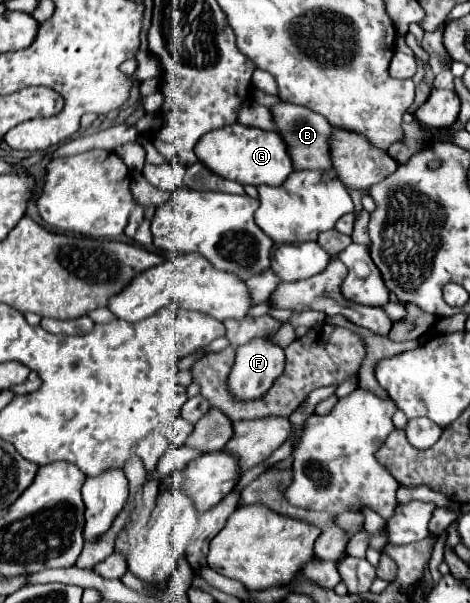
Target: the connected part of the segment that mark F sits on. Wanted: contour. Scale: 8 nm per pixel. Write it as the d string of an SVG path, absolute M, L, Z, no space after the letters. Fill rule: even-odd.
M253 339L247 345L237 347L235 363L231 367L231 373L227 377L227 391L235 401L255 401L261 399L269 387L275 383L275 379L283 373L285 355L281 347L273 345L269 339Z

